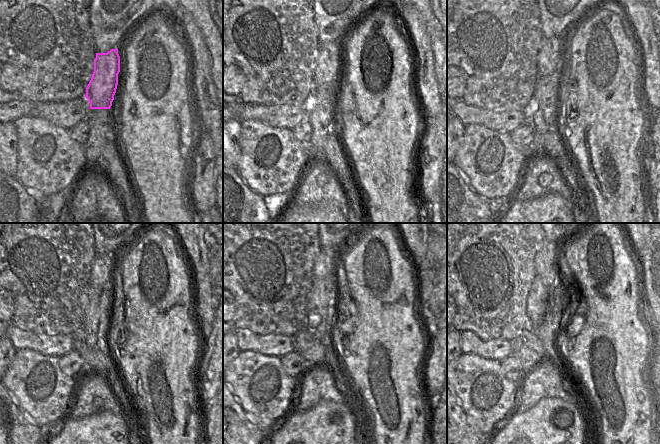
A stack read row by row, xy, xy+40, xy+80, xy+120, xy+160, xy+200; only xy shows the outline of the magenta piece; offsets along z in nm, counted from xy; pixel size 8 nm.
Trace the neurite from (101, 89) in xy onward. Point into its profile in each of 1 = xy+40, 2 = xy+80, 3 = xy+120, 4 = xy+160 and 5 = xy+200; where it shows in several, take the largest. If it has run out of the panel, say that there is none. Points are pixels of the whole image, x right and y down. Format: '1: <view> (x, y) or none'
1: xy+40 (327, 71)
2: xy+80 (549, 57)
3: xy+120 (101, 270)
4: xy+160 (324, 263)
5: xy+200 (545, 258)

